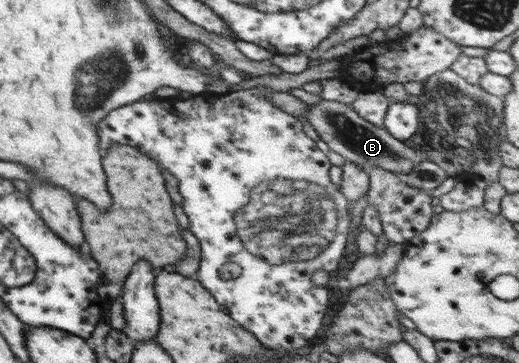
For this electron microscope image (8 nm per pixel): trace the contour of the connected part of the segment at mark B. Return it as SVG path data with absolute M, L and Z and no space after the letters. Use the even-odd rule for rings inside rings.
M321 99L319 103L309 106L306 119L311 126L310 131L320 136L320 139L324 140L333 152L337 152L349 162L361 166L360 168L367 174L370 174L373 168L383 168L388 172L405 176L409 175L419 162L429 161L425 148L417 151L407 147L404 141L391 136L385 128L375 126L361 118L350 104Z

